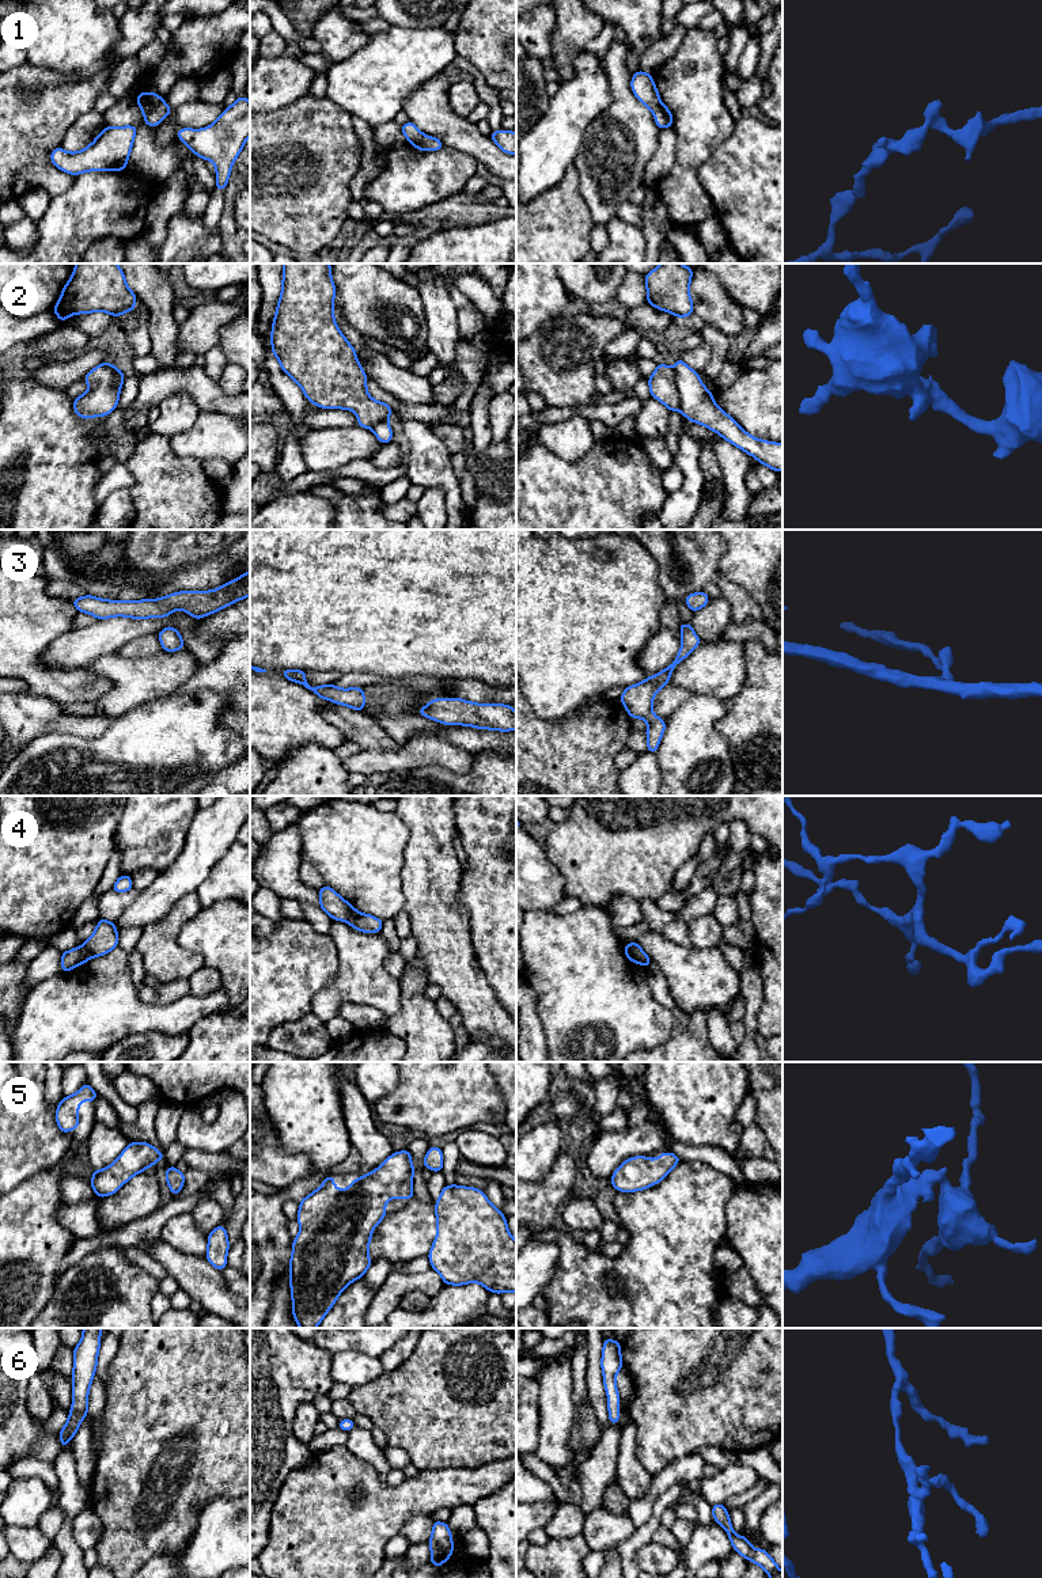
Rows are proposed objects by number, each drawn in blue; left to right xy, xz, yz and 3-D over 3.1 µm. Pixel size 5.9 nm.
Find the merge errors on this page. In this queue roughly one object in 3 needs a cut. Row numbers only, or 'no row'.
1, 2, 4

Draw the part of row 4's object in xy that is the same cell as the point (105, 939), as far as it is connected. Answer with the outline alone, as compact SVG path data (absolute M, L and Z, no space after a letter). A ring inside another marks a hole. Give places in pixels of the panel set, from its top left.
M99 919L92 936L83 942L83 955L86 961L92 957L103 956L118 945L118 932L114 922Z

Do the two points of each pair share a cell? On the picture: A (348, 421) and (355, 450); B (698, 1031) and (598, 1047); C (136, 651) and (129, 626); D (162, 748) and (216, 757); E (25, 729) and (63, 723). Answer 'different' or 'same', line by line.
A: different
B: different
C: different
D: same
E: same

